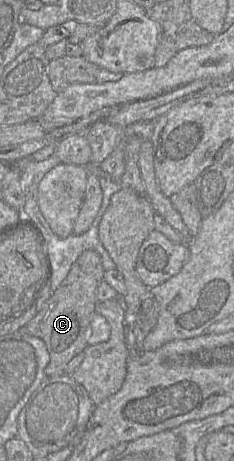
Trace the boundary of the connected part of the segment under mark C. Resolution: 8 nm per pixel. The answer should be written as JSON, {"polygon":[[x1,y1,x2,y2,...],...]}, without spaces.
{"polygon":[[94,250,83,251,72,264,66,278,52,292,50,298,36,316,18,332,26,333,43,340,50,360,46,367,47,377,65,374,68,362,88,346,88,328,91,316,96,312,96,291,103,280,105,269,100,255]]}

